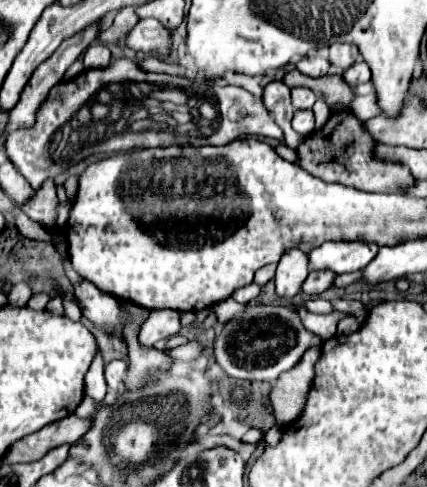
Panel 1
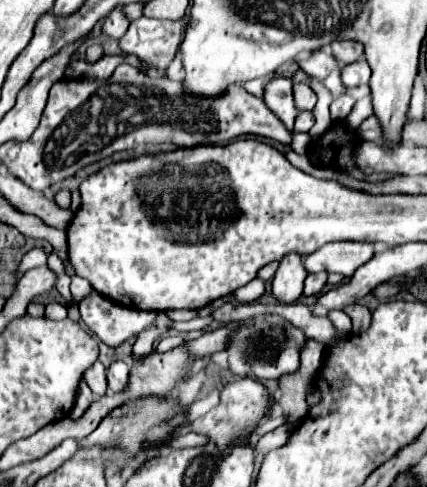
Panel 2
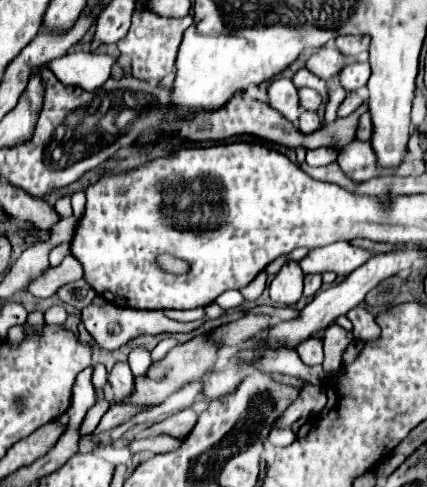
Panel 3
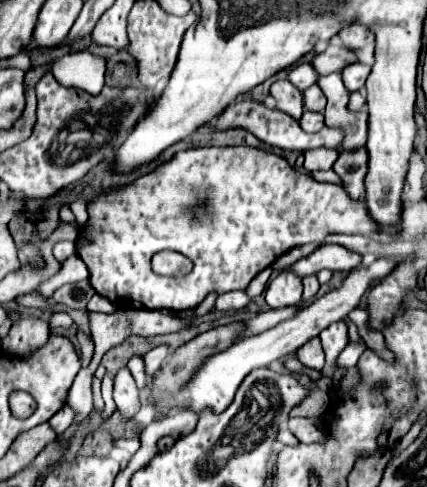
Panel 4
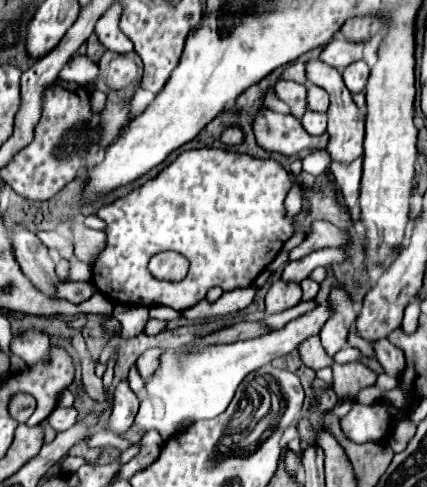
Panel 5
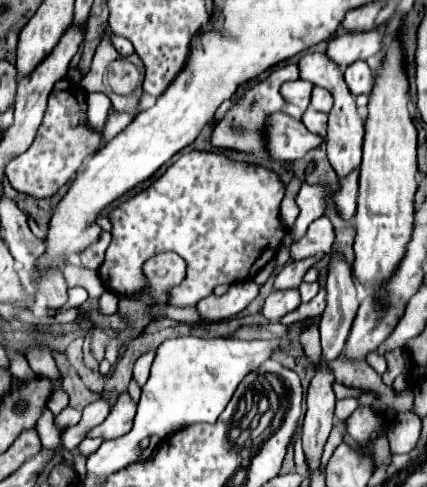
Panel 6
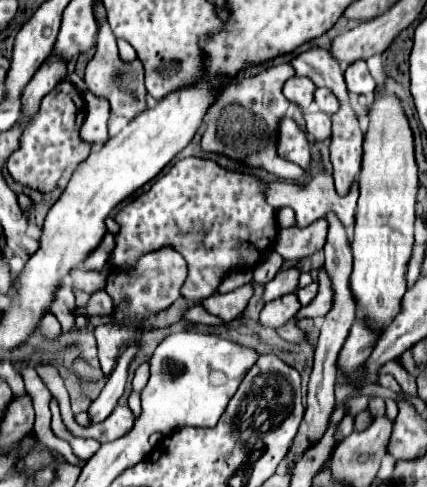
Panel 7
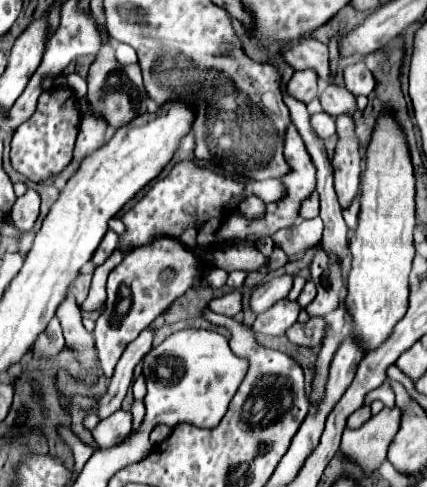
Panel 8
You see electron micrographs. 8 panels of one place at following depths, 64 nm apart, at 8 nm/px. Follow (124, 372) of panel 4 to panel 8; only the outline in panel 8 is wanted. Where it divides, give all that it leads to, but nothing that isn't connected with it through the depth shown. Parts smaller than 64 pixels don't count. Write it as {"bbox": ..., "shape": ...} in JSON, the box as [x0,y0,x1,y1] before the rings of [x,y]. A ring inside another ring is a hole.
{"bbox":[90,410,132,448],"shape":[[[118,410],[112,416],[100,420],[90,432],[98,444],[98,448],[110,448],[128,436],[132,430],[132,414],[126,410]]]}

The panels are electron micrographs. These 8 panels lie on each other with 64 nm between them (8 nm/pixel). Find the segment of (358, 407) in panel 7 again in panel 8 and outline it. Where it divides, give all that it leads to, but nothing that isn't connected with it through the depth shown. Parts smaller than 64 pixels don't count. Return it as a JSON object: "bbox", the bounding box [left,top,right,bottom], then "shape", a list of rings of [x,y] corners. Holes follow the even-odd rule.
{"bbox":[364,384,394,408],"shape":[[[382,384],[380,388],[368,392],[365,396],[364,405],[370,406],[374,400],[382,400],[384,406],[392,408],[394,406],[394,392],[392,392],[392,388],[388,384]]]}

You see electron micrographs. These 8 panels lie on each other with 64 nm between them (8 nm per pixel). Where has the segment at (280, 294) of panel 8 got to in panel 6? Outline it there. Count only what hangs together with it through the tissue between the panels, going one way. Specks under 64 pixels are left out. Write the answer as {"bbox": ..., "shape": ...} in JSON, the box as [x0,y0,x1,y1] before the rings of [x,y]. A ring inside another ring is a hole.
{"bbox":[274,256,322,290],"shape":[[[310,256],[310,258],[304,258],[300,262],[288,262],[280,274],[276,276],[276,282],[274,282],[274,290],[286,290],[286,288],[298,288],[304,274],[316,264],[320,262],[322,256]]]}

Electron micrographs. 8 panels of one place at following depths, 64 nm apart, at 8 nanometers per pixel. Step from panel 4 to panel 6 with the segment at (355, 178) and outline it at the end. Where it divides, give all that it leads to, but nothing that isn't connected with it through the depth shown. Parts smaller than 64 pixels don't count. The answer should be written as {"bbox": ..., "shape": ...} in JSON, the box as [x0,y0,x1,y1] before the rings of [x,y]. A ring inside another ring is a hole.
{"bbox":[334,170,358,220],"shape":[[[352,170],[344,178],[340,178],[340,192],[334,196],[334,206],[344,220],[350,220],[356,214],[356,198],[358,198],[358,170]]]}

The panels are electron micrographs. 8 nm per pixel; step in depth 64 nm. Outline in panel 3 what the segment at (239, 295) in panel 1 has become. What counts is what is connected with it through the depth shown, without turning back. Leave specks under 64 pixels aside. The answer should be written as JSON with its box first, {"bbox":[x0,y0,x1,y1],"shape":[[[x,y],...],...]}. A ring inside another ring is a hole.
{"bbox":[240,272,266,302],"shape":[[[260,272],[260,274],[258,274],[246,288],[240,290],[240,294],[244,296],[244,300],[254,302],[254,300],[258,300],[258,298],[262,296],[264,288],[266,288],[266,276],[264,276],[264,272]]]}

